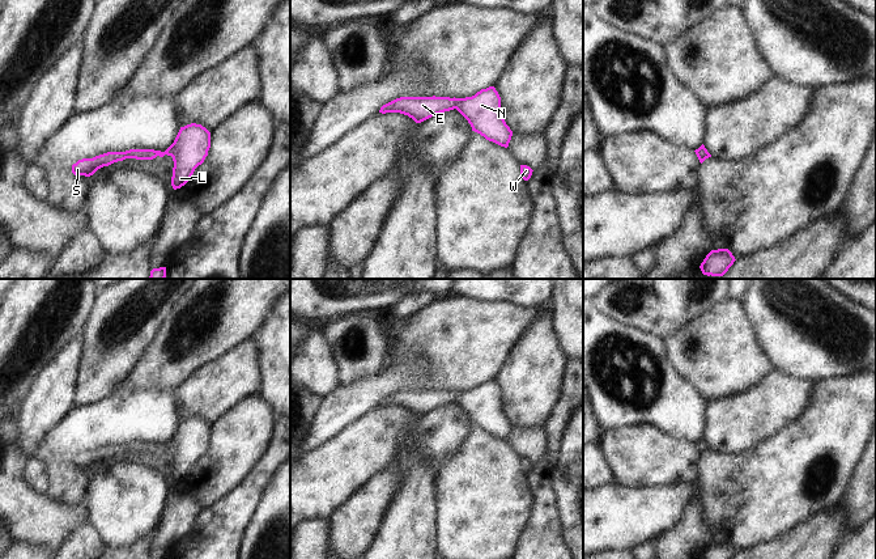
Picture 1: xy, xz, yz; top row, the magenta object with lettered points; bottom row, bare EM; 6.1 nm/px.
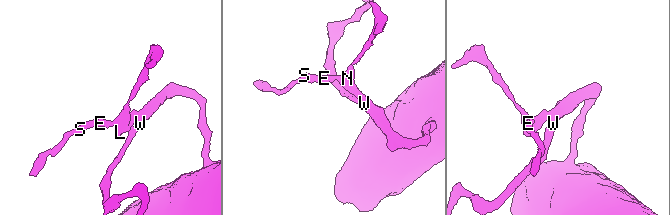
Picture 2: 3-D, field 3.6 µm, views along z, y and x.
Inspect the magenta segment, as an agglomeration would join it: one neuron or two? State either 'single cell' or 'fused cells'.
single cell

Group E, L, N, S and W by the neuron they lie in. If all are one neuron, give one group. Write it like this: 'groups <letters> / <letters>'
groups E L N S W

